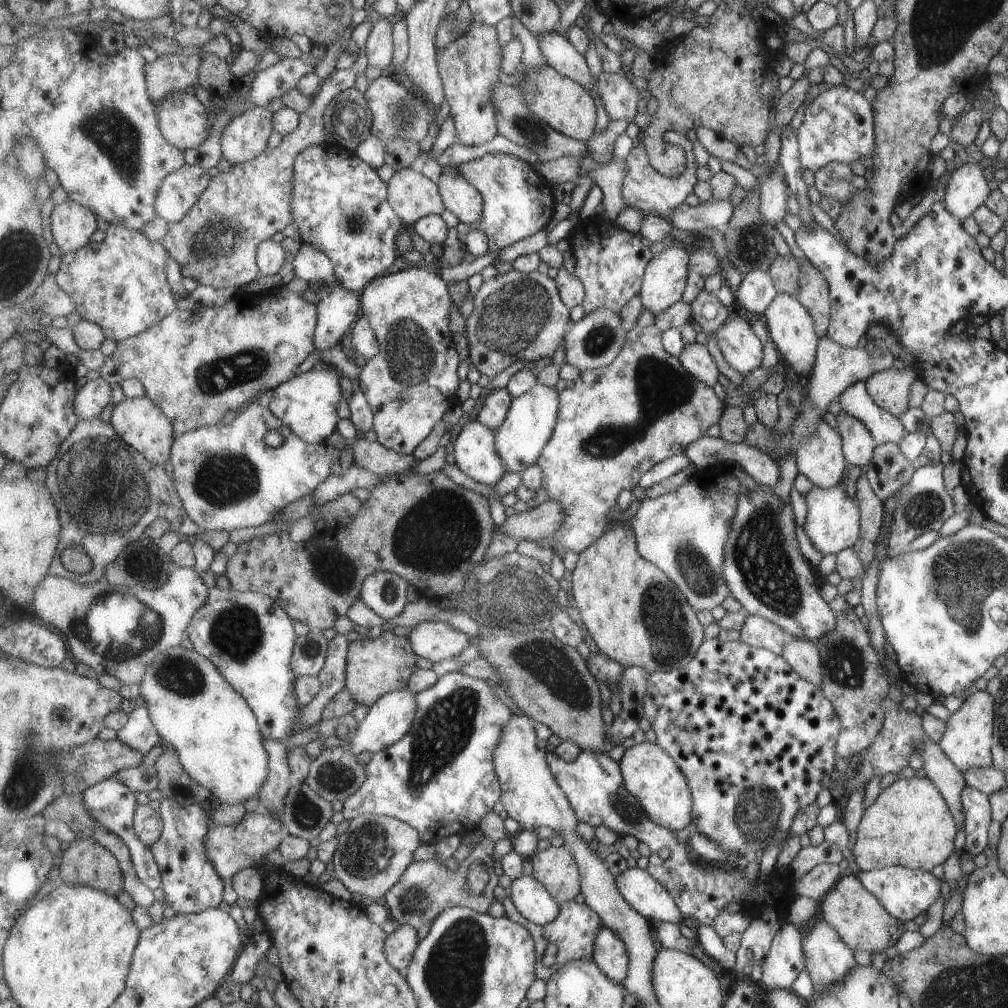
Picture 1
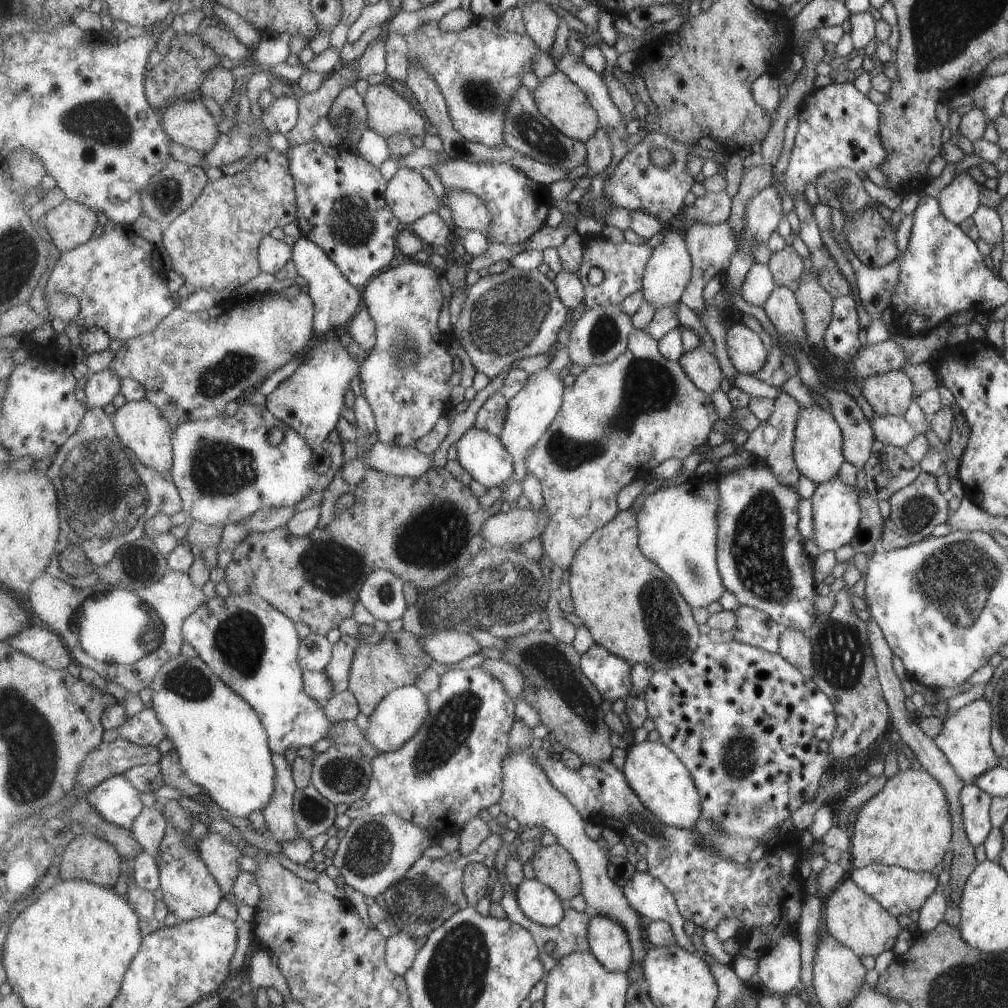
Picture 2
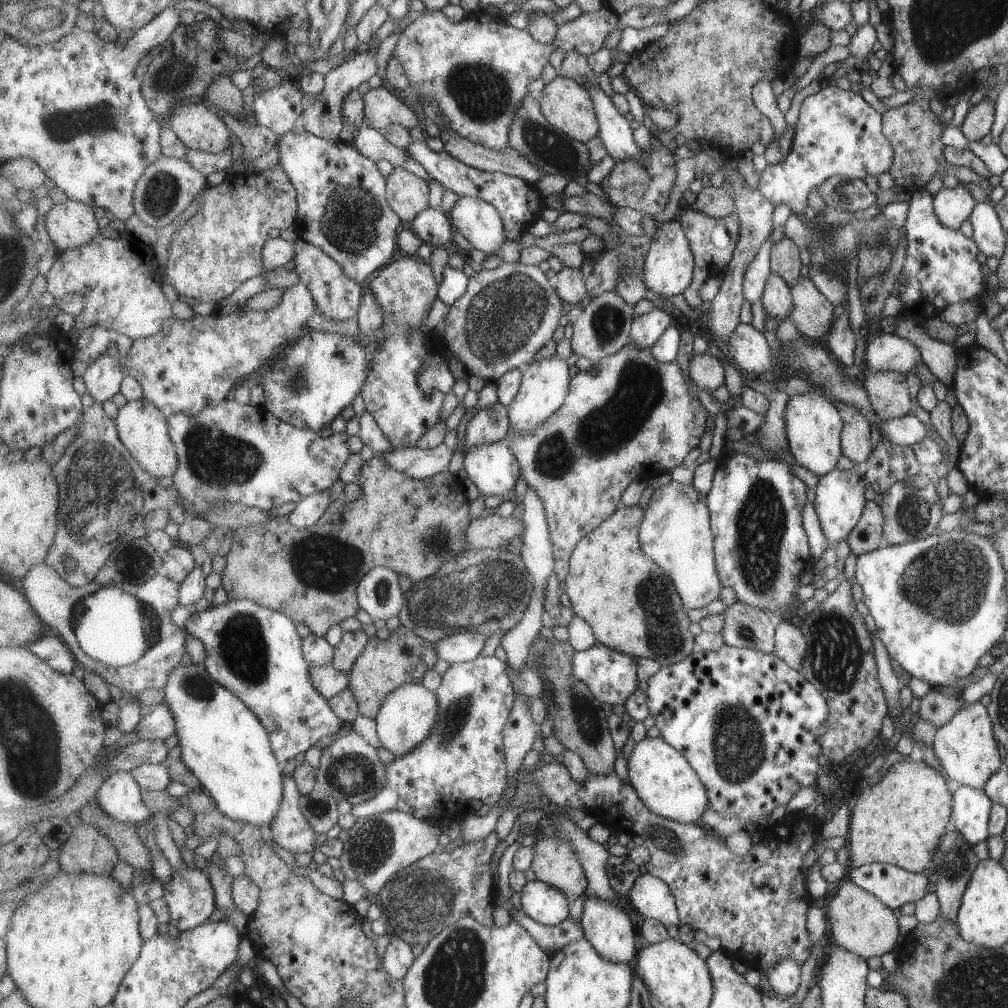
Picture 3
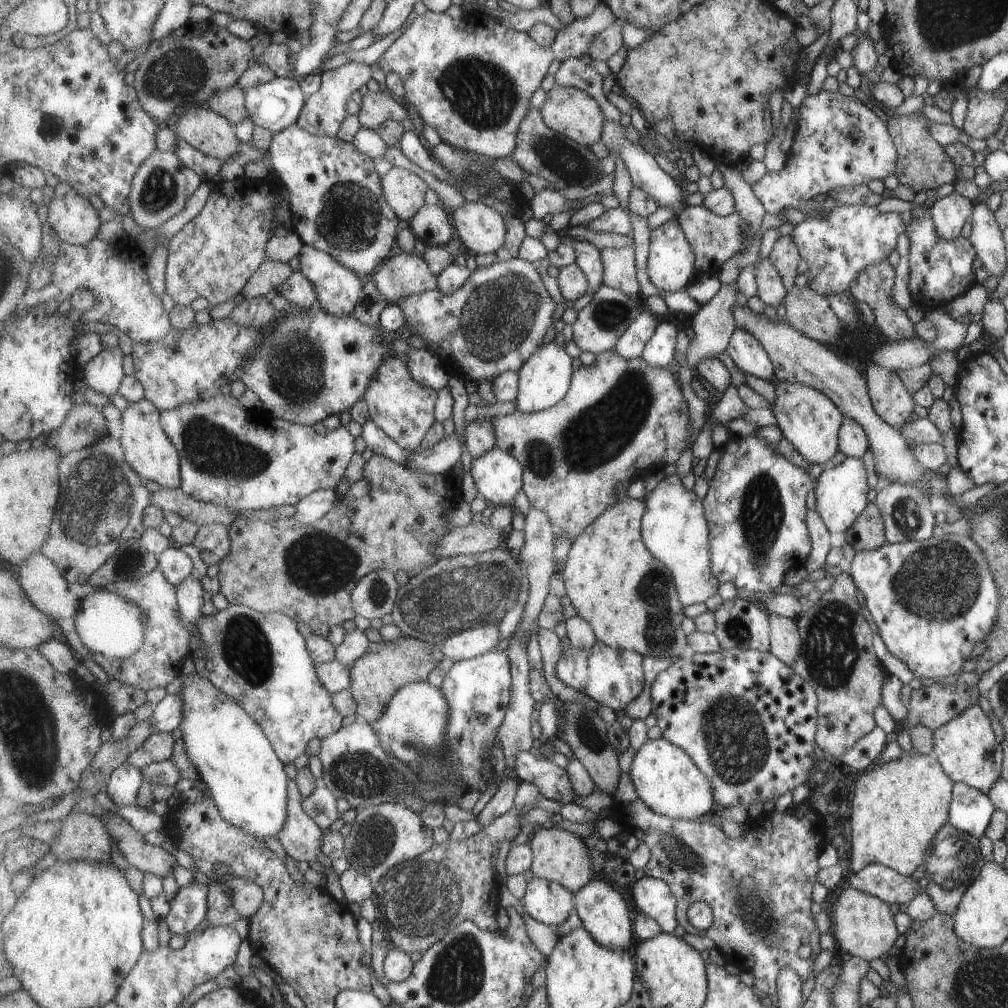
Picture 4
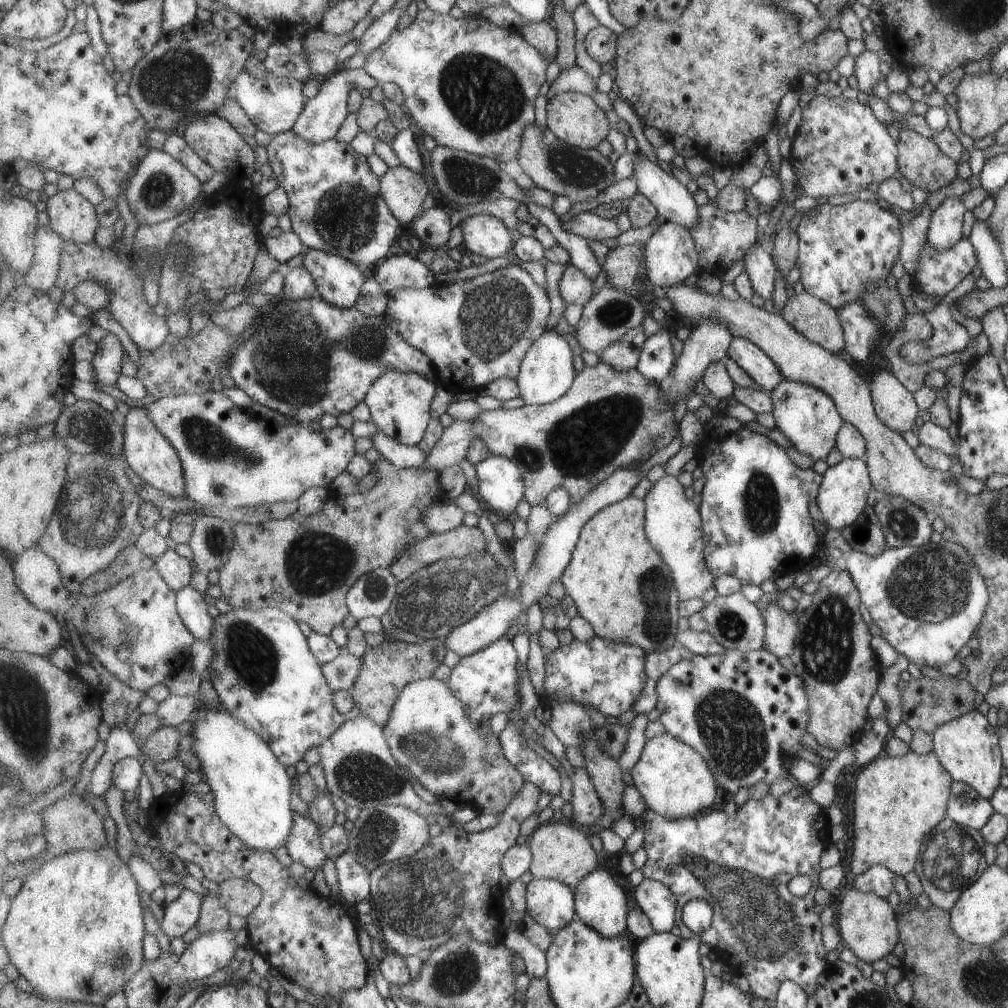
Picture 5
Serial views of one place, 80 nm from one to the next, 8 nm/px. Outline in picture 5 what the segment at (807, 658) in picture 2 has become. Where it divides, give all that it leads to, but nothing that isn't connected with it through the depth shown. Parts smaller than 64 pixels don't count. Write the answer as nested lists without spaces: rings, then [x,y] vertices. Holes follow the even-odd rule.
[[[773,603],[767,606],[765,615],[768,626],[765,648],[770,650],[773,654],[776,654],[780,659],[787,658],[792,654],[794,644],[797,640],[796,614],[786,612],[781,606],[777,606],[777,604]]]

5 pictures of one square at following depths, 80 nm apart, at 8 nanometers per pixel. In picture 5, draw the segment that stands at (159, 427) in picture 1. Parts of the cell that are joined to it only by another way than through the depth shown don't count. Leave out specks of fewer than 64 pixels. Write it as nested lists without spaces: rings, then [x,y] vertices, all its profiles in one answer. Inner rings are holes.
[[[133,407],[125,416],[124,452],[128,466],[149,485],[176,497],[185,496],[185,473],[182,458],[173,443],[157,428],[148,408]]]

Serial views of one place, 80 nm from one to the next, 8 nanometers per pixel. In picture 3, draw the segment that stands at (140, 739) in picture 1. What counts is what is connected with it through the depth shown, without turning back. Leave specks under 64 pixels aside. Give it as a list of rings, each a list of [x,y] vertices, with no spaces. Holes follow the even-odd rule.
[[[157,704],[127,734],[136,733],[138,738],[143,741],[154,741],[155,739],[163,741],[165,738],[169,738],[173,732],[176,732],[173,713],[165,704]]]

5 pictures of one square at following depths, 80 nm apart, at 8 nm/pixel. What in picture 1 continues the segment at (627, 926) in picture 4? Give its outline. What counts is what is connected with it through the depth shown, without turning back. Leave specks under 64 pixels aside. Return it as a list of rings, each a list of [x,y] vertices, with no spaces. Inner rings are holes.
[[[604,924],[604,928],[596,938],[596,950],[593,960],[611,980],[624,984],[628,978],[630,956],[626,944],[621,937]]]

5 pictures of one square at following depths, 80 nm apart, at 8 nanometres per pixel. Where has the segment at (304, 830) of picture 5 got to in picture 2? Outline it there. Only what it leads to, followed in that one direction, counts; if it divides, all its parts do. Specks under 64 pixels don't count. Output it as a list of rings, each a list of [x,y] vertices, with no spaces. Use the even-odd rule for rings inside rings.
[[[275,754],[276,790],[272,794],[269,804],[262,810],[273,838],[279,843],[303,837],[296,825],[294,815],[294,794],[298,786],[294,779],[292,764],[287,762],[285,755]]]

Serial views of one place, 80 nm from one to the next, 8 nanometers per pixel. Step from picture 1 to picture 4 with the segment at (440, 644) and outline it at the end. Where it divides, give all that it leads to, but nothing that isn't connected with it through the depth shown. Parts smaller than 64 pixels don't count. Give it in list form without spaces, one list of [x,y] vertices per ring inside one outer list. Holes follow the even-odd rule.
[[[485,623],[451,635],[441,643],[441,647],[447,657],[457,662],[492,651],[499,640],[499,623]]]

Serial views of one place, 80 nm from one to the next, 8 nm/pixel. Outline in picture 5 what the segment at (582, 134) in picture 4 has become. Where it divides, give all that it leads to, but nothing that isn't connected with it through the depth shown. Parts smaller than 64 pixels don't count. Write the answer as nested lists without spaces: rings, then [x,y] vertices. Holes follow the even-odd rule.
[[[577,91],[559,93],[548,100],[546,108],[547,128],[551,129],[561,140],[576,148],[596,149],[609,136],[611,126],[609,126],[607,114],[601,110],[601,106],[591,98],[591,95]]]

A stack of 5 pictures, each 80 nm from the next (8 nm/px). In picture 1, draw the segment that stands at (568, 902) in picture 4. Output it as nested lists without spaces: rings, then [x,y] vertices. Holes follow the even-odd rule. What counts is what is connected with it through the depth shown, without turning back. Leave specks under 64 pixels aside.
[[[532,874],[521,875],[508,890],[519,912],[531,922],[546,925],[560,915],[561,905],[545,885]]]

